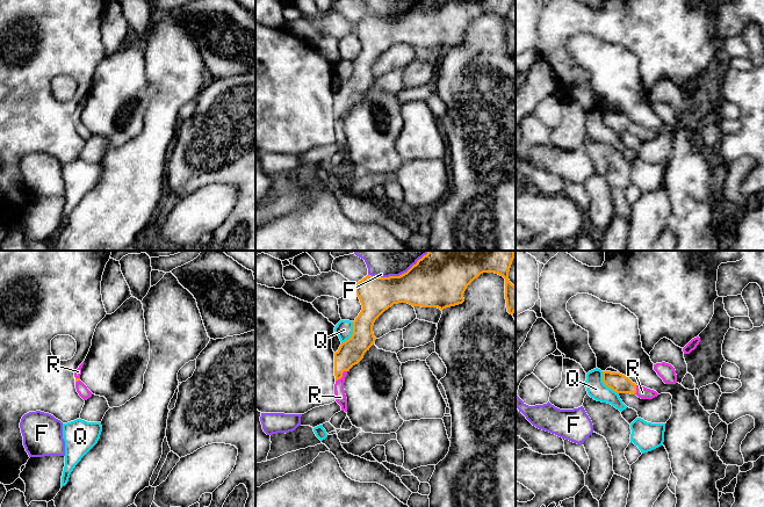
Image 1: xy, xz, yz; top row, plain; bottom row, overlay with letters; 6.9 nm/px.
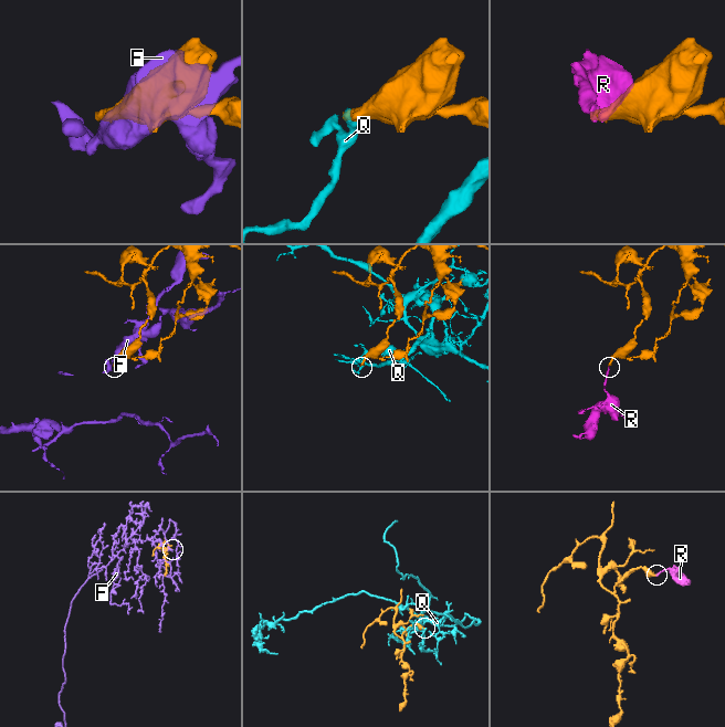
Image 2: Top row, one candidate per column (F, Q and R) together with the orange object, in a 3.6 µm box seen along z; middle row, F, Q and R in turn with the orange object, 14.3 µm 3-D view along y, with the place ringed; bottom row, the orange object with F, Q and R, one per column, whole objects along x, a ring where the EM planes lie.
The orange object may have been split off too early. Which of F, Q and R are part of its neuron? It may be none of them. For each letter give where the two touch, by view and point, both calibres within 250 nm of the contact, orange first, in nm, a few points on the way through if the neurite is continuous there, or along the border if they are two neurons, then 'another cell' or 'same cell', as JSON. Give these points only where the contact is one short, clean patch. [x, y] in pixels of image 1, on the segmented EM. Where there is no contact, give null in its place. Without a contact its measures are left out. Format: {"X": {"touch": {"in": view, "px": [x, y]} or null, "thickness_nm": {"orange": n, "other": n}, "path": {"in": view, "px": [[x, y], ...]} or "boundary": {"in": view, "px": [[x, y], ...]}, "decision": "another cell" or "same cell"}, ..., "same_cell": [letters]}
{"F": {"touch": {"in": "xz", "px": [399, 275]}, "thickness_nm": {"orange": 360, "other": 360}, "decision": "another cell"}, "Q": {"touch": {"in": "yz", "px": [605, 384]}, "thickness_nm": {"orange": 130, "other": 130}, "boundary": {"in": "yz", "px": [[602, 371], [602, 381], [618, 393]]}, "decision": "another cell"}, "R": {"touch": {"in": "xz", "px": [341, 376]}, "thickness_nm": {"orange": 170, "other": 80}, "path": {"in": "xz", "px": [[351, 352], [343, 362], [341, 376], [340, 397]]}, "decision": "same cell"}, "same_cell": ["R"]}

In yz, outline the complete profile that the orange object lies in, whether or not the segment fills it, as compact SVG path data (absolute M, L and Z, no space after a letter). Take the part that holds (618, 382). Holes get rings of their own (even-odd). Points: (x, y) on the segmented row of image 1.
M603 371L603 382L617 393L636 394L641 399L653 399L658 396L656 391L636 385L620 372Z

